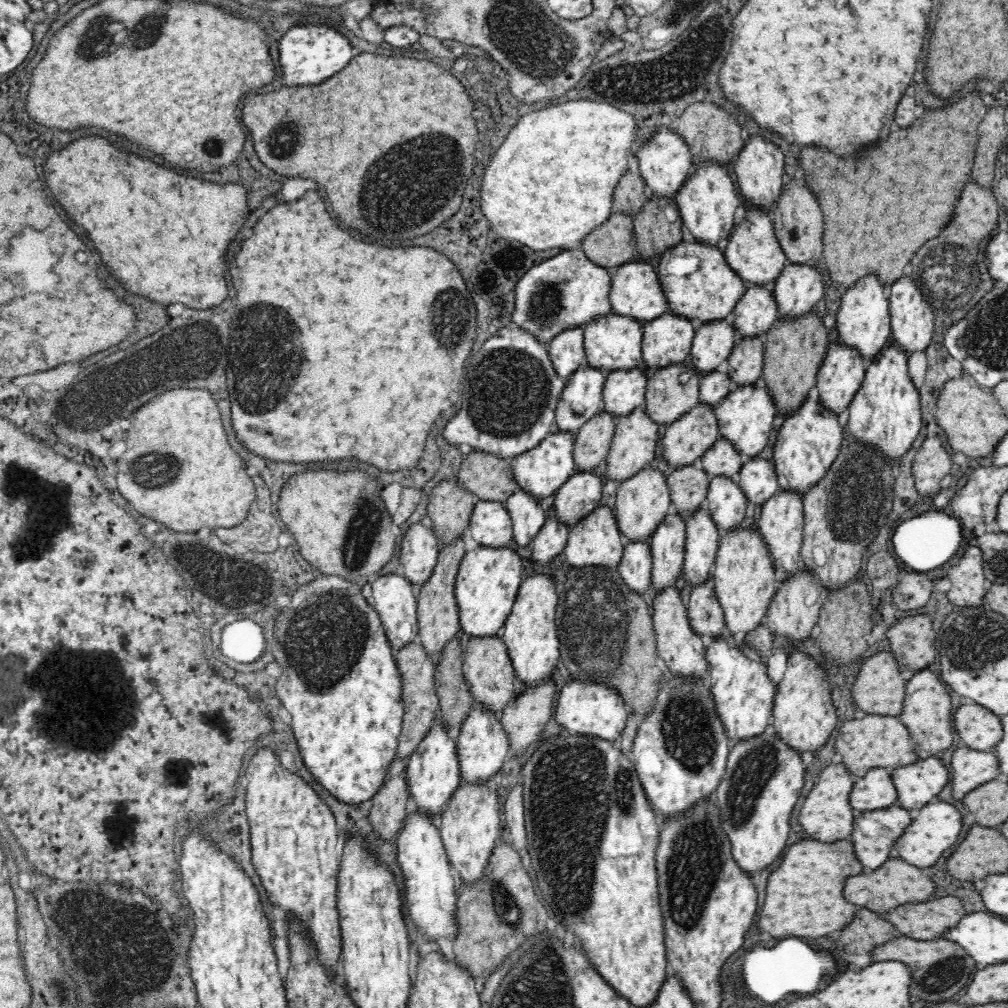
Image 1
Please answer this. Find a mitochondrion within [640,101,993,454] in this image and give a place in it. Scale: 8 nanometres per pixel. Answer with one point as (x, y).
(945, 268)

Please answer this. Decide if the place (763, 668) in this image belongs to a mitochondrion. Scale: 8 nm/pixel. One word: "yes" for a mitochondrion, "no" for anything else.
no

